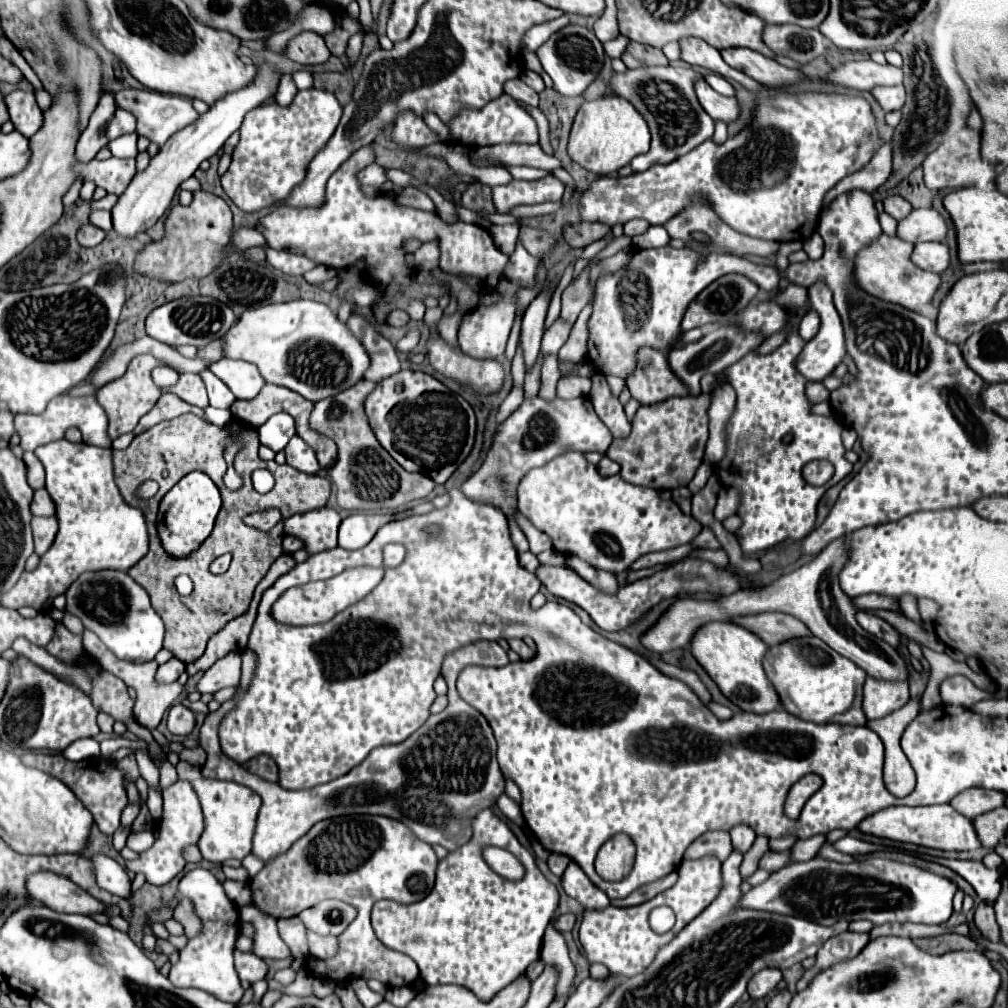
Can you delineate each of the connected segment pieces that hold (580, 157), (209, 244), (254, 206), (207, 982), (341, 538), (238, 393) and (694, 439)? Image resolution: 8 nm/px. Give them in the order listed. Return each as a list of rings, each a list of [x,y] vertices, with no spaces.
[[[606,96],[582,104],[574,118],[566,150],[568,156],[582,168],[598,176],[608,176],[612,172],[618,172],[622,166],[630,164],[634,156],[648,152],[648,148],[650,132],[646,120],[636,112],[636,108],[628,100],[620,96]]]
[[[194,192],[190,206],[174,206],[164,222],[164,236],[156,242],[146,244],[134,258],[134,270],[140,276],[148,276],[158,282],[182,282],[188,278],[204,278],[218,270],[222,260],[228,256],[226,246],[232,234],[232,212],[228,204],[210,194]]]
[[[302,90],[286,108],[258,106],[244,116],[240,142],[234,148],[232,164],[222,176],[222,188],[228,198],[244,212],[256,212],[284,200],[306,178],[310,160],[326,146],[342,116],[342,106],[334,94],[324,90]]]
[[[196,868],[184,874],[178,886],[180,896],[188,896],[196,904],[196,912],[204,922],[204,930],[200,936],[192,938],[186,948],[180,950],[178,964],[170,970],[170,982],[178,988],[200,988],[218,996],[222,1002],[240,1002],[244,988],[240,986],[238,974],[234,970],[234,942],[238,938],[238,908],[224,894],[222,884],[204,868]]]
[[[350,514],[338,528],[338,546],[346,550],[358,550],[366,546],[378,528],[392,522],[396,514]]]
[[[222,358],[222,360],[206,364],[206,368],[214,376],[224,380],[224,384],[232,390],[232,394],[238,400],[250,400],[250,398],[258,396],[258,392],[266,384],[262,380],[262,376],[258,374],[258,368],[250,362],[244,362],[244,360]]]
[[[700,394],[698,398],[670,398],[654,406],[642,406],[634,416],[630,436],[626,440],[614,440],[606,456],[620,464],[620,476],[630,484],[654,490],[688,486],[704,456],[708,440],[708,408],[710,394]]]

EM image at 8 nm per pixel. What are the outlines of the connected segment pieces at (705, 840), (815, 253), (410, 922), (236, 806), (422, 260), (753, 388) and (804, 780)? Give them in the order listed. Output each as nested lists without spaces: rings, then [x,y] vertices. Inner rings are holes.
[[[706,832],[686,848],[684,860],[716,856],[720,862],[724,862],[726,856],[730,856],[730,852],[732,852],[732,844],[728,832]]]
[[[814,232],[814,234],[804,242],[804,252],[808,254],[810,260],[818,260],[818,258],[822,258],[824,242],[822,242],[822,238],[820,238],[818,232]]]
[[[482,810],[474,820],[472,840],[438,862],[434,890],[424,900],[414,904],[398,904],[392,900],[376,902],[372,908],[372,928],[382,944],[408,954],[418,964],[420,978],[426,984],[458,984],[472,990],[480,1000],[488,1002],[498,990],[518,978],[528,968],[528,964],[540,958],[542,936],[558,903],[559,893],[538,868],[535,856],[516,840],[512,830],[492,810]],[[486,846],[498,846],[512,852],[524,864],[526,876],[520,882],[510,882],[498,876],[484,862],[482,850]]]
[[[178,762],[176,766],[180,780],[190,780],[194,792],[200,798],[202,812],[204,812],[204,832],[198,840],[198,848],[202,856],[210,862],[222,864],[228,858],[242,860],[252,852],[252,836],[256,828],[256,816],[260,810],[260,796],[246,786],[236,782],[224,782],[214,778],[204,778],[202,772],[188,762]]]
[[[426,242],[414,252],[416,266],[422,268],[422,270],[438,268],[438,256],[440,256],[440,252],[438,252],[438,244],[436,242]]]
[[[792,332],[772,354],[758,356],[756,352],[750,352],[726,370],[728,382],[736,390],[738,400],[726,426],[728,452],[724,462],[716,464],[714,472],[726,486],[734,486],[742,494],[738,510],[742,528],[736,538],[744,554],[772,548],[786,538],[804,538],[814,528],[816,506],[822,494],[852,472],[852,464],[844,458],[842,426],[834,422],[832,416],[818,416],[810,412],[810,402],[804,394],[806,378],[794,368],[794,360],[802,348],[804,340]],[[786,434],[794,436],[790,444],[782,442]],[[812,460],[832,462],[836,474],[828,484],[810,486],[802,480],[802,466]]]
[[[806,774],[802,776],[788,792],[786,798],[786,814],[790,818],[798,818],[800,816],[802,806],[806,804],[806,800],[822,786],[822,778],[818,774]]]

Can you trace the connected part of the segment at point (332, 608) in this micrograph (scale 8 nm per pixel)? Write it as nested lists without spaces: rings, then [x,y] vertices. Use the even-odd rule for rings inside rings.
[[[386,544],[386,548],[382,548],[382,554],[384,554],[382,568],[352,568],[352,570],[346,570],[326,582],[310,582],[310,584],[302,584],[298,588],[286,590],[272,606],[274,620],[290,624],[290,626],[310,626],[310,624],[320,624],[320,622],[330,620],[332,616],[336,616],[338,612],[342,612],[350,604],[362,600],[368,592],[372,592],[372,588],[376,588],[378,582],[382,580],[384,568],[398,566],[404,560],[406,550],[400,544]]]

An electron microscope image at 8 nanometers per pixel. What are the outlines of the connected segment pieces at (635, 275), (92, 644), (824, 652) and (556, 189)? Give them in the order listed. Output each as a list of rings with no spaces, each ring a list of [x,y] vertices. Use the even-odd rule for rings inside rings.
[[[662,246],[654,250],[632,250],[630,262],[616,270],[606,272],[596,282],[594,310],[588,318],[588,340],[598,352],[596,366],[602,374],[620,376],[626,380],[636,368],[636,354],[640,348],[650,346],[668,354],[678,346],[682,334],[680,322],[690,302],[716,278],[736,272],[752,278],[762,290],[776,290],[780,276],[774,266],[758,266],[734,254],[714,252],[700,258],[692,248]]]
[[[84,630],[84,634],[82,634],[82,638],[84,638],[84,648],[86,648],[86,652],[90,654],[90,656],[94,656],[100,664],[102,664],[102,668],[104,670],[110,670],[114,676],[118,676],[120,680],[124,680],[124,684],[126,686],[130,686],[130,688],[134,688],[136,690],[136,694],[138,694],[138,700],[136,700],[136,706],[134,706],[134,718],[136,718],[136,722],[138,724],[142,724],[142,726],[146,726],[146,728],[150,728],[150,730],[154,730],[156,726],[158,726],[158,722],[162,720],[162,716],[164,716],[164,712],[172,706],[172,702],[184,692],[184,686],[180,684],[180,682],[172,682],[172,684],[158,684],[156,682],[156,668],[158,668],[158,664],[156,664],[156,660],[152,660],[152,662],[144,662],[144,664],[136,664],[136,662],[126,662],[126,660],[120,660],[120,658],[116,658],[102,642],[100,642],[100,638],[94,634],[94,632],[90,632],[90,630]]]
[[[802,636],[788,640],[786,644],[770,646],[764,660],[764,672],[776,688],[786,712],[818,724],[866,724],[866,716],[862,712],[862,684],[866,680],[866,672],[852,664],[852,660],[834,652],[820,638]]]
[[[556,176],[540,180],[512,180],[504,186],[492,188],[492,202],[498,214],[508,214],[514,206],[556,202],[564,194],[564,184]]]

